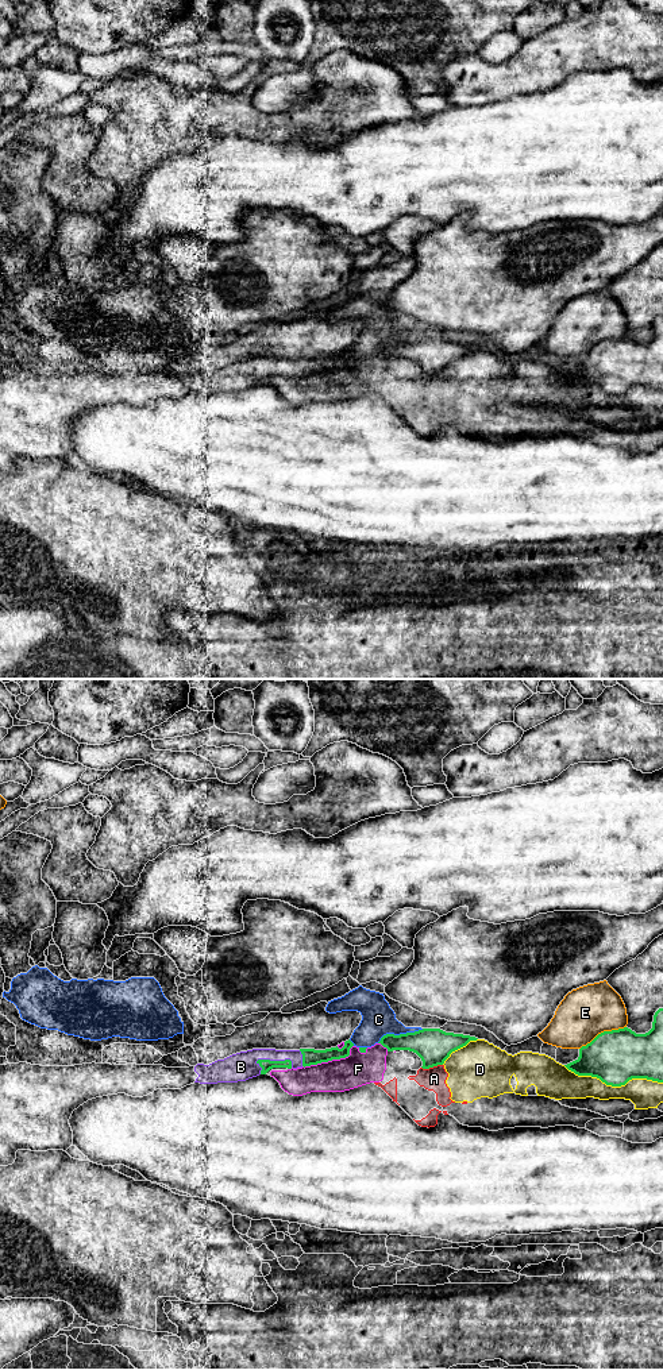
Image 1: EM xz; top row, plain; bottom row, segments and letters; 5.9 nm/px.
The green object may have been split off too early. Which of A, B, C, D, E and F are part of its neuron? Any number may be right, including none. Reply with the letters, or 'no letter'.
B

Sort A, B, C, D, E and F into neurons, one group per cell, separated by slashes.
A C D F / B / E

